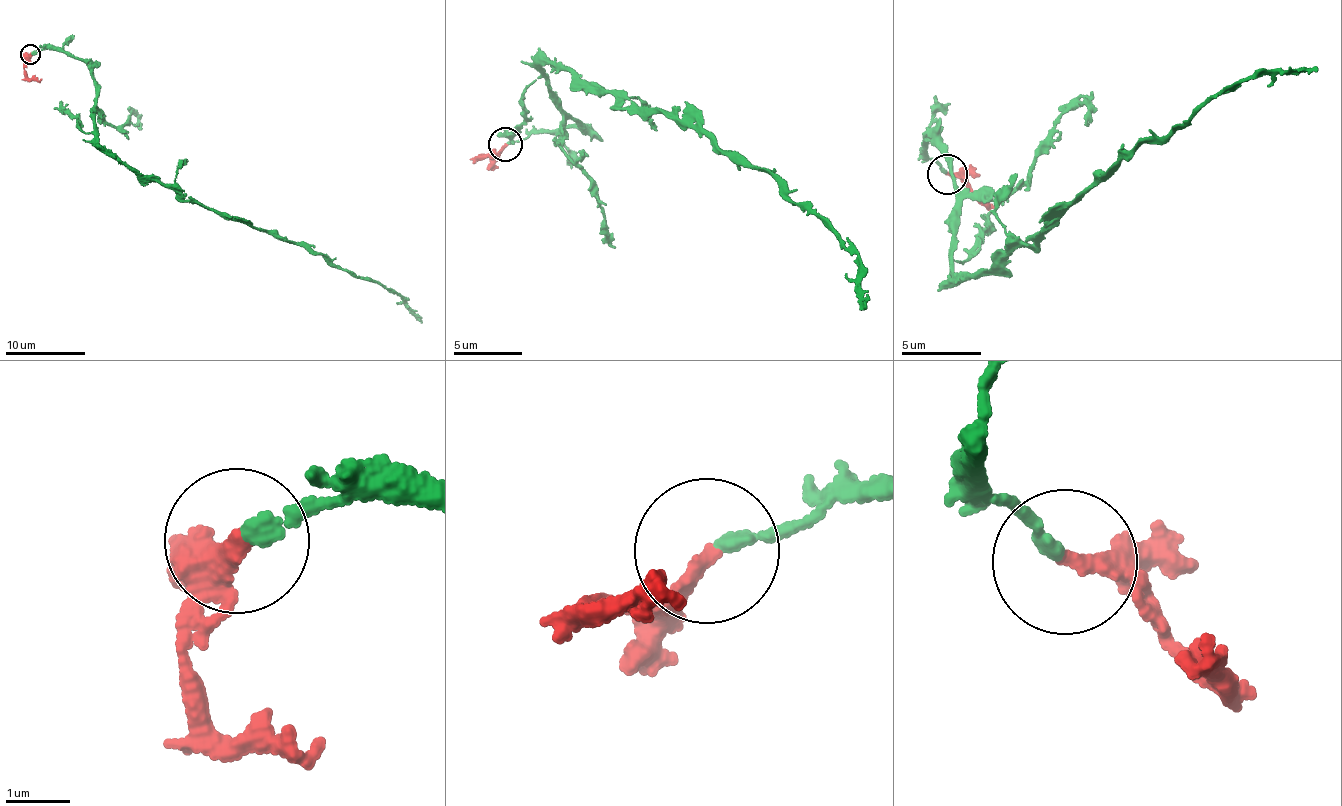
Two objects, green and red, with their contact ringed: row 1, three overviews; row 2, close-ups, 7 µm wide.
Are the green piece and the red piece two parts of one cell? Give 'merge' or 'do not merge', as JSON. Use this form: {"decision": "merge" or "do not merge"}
{"decision": "merge"}

